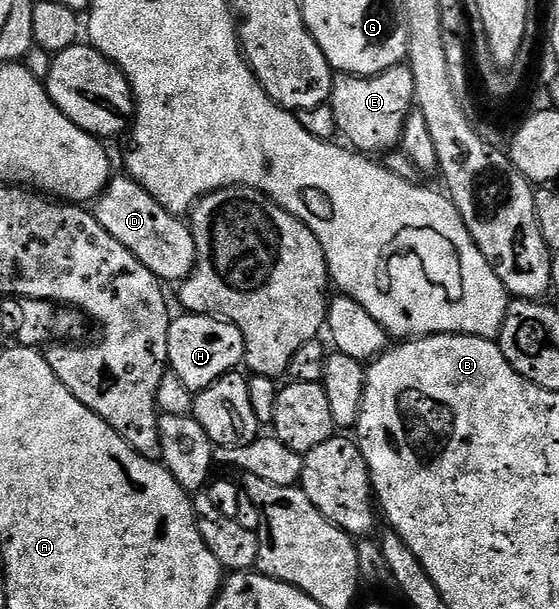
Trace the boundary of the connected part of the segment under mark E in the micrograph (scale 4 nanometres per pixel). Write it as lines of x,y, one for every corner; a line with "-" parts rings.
401,63
374,77
337,76
332,83
330,104
339,136
344,136
343,140
353,150
365,155
384,155
399,146
404,124
414,108
415,99
414,75
408,70
407,64

